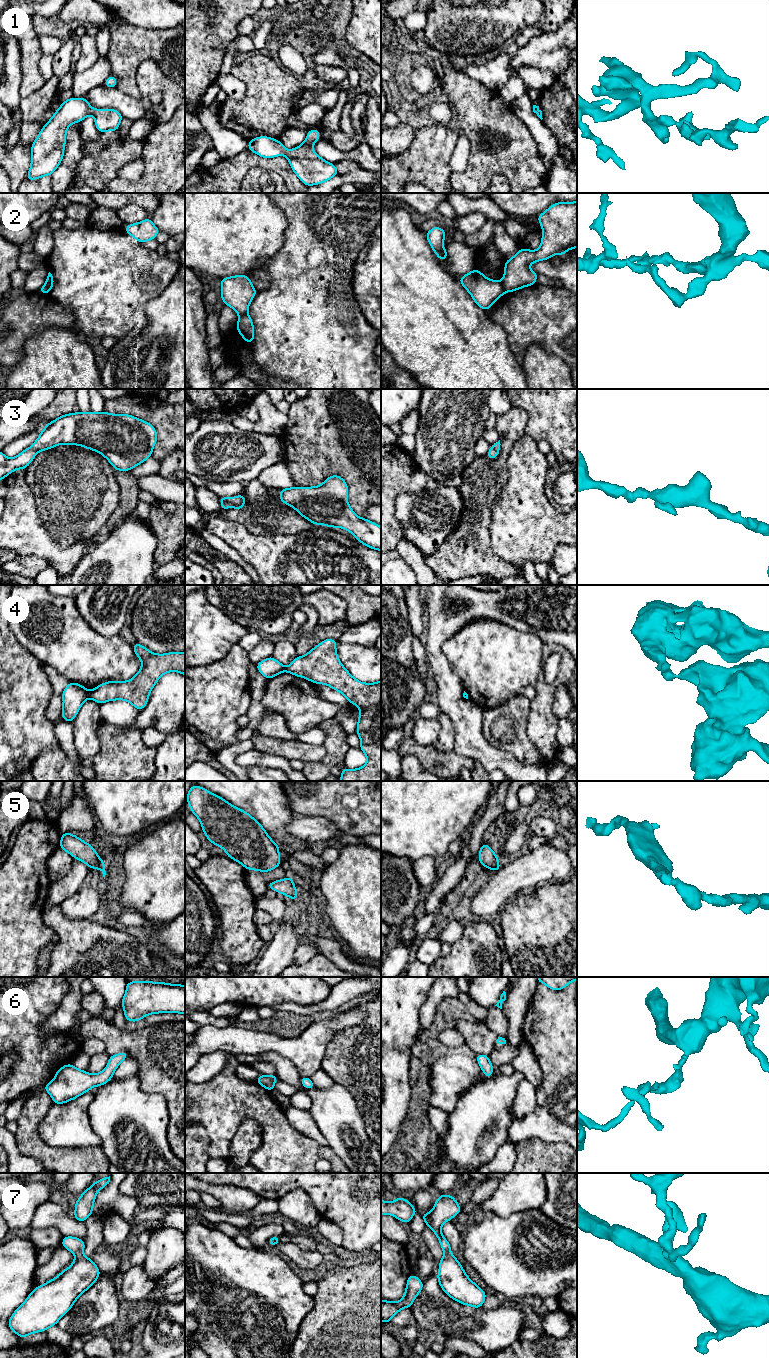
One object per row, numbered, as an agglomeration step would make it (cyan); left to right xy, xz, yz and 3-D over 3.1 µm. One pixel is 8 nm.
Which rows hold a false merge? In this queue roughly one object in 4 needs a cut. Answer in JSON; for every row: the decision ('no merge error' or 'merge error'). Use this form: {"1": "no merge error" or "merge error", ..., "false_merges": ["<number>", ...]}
{"1": "no merge error", "2": "merge error", "3": "no merge error", "4": "merge error", "5": "no merge error", "6": "no merge error", "7": "no merge error", "false_merges": ["2", "4"]}

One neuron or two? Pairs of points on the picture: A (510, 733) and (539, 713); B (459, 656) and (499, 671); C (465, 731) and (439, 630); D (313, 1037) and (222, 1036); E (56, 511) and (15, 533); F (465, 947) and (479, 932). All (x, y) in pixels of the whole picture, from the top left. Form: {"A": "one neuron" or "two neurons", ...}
{"A": "two neurons", "B": "one neuron", "C": "one neuron", "D": "one neuron", "E": "two neurons", "F": "one neuron"}

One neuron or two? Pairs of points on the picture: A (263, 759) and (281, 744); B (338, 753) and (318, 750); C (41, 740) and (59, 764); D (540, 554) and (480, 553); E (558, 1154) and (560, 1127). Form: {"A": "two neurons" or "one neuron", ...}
{"A": "two neurons", "B": "two neurons", "C": "two neurons", "D": "two neurons", "E": "two neurons"}

